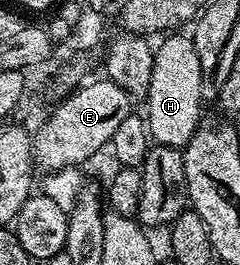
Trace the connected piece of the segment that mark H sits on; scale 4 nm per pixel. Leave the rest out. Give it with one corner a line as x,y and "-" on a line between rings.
170,33
165,36
166,39
162,44
157,44
156,50
154,52
154,64
152,65
152,85
148,89
146,98
144,100
144,106
146,106
146,111
144,110
144,118
146,120
146,126
150,133
150,138
155,144
160,146
170,146
179,149
185,148
186,142
191,139
191,137
196,133
199,123
203,122
204,115
202,115
202,102
204,102
204,96
202,94
202,74
200,73
200,57
196,57
196,45
194,44
193,38
189,34
186,35
174,35
178,33

